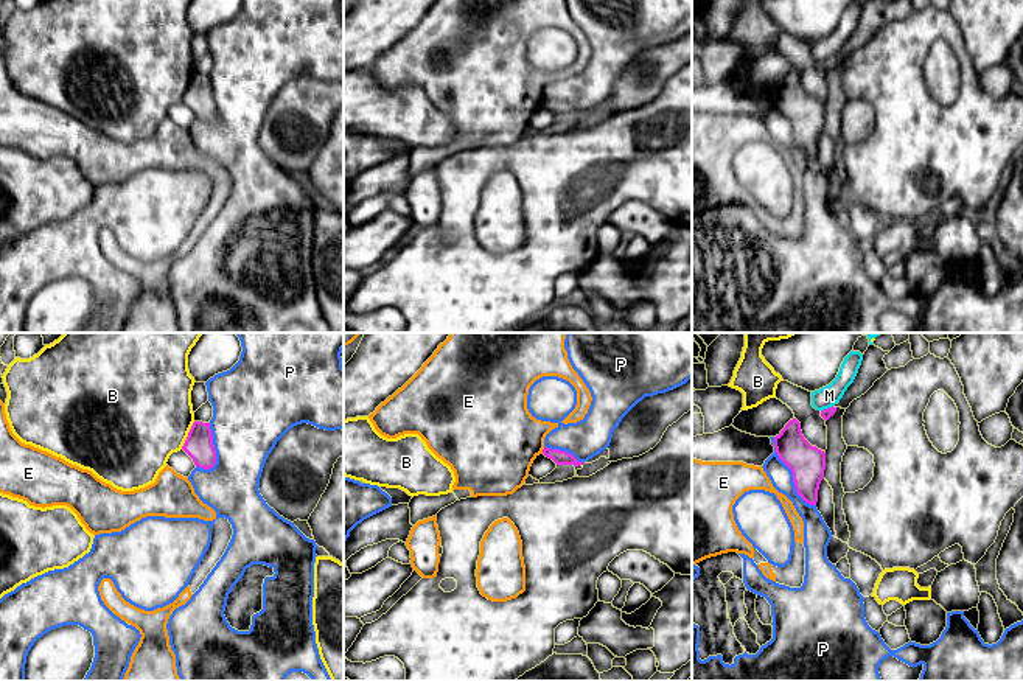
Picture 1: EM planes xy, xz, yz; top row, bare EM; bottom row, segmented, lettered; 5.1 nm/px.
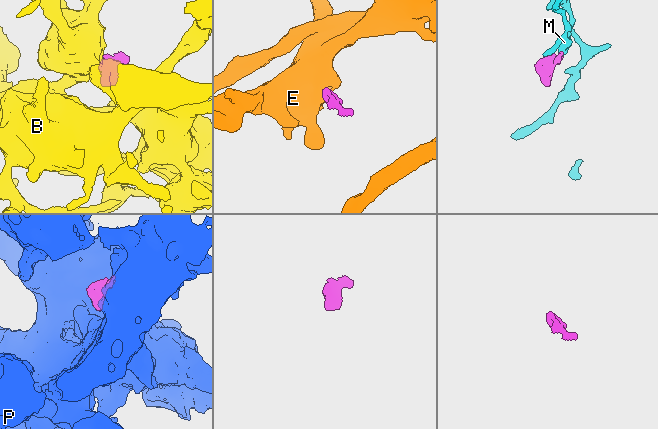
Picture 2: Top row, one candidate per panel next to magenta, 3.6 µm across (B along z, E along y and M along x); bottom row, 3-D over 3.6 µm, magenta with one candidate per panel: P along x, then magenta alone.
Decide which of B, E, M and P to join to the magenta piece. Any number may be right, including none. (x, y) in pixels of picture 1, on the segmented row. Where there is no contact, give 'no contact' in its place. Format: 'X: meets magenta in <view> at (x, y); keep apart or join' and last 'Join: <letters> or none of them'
B: meets magenta in xy at (188, 436); keep apart
E: meets magenta in xz at (543, 450); keep apart
M: meets magenta in yz at (826, 409); keep apart
P: meets magenta in yz at (793, 474); keep apart
Join: none of them

